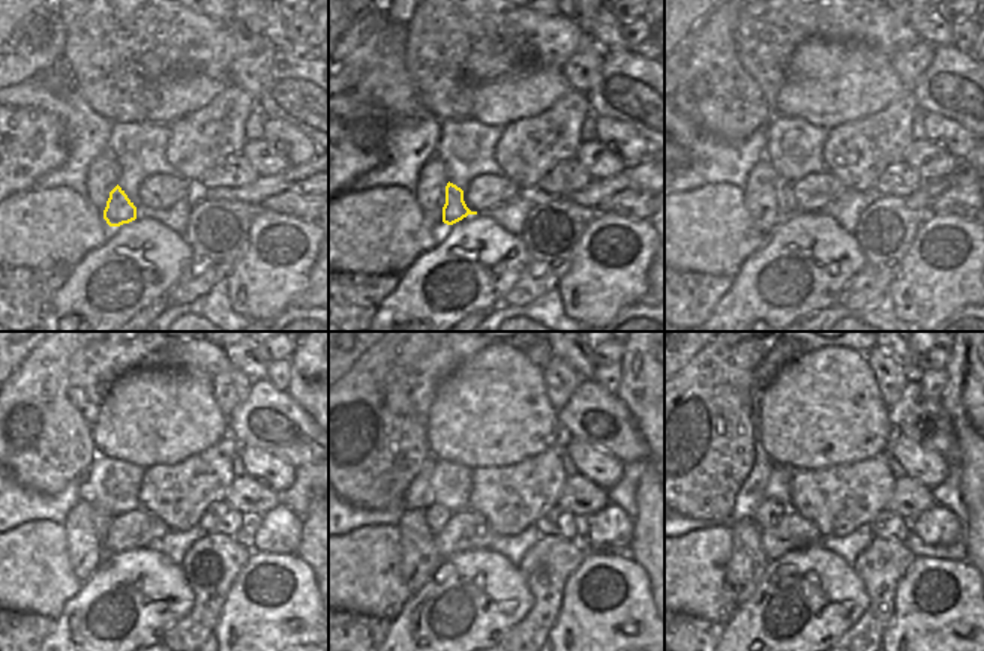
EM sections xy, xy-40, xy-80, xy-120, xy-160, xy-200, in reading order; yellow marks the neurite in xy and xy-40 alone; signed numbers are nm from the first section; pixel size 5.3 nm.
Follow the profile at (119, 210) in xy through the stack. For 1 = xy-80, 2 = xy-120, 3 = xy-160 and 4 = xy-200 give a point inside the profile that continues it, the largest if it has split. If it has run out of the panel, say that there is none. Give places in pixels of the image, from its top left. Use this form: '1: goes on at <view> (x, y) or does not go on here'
1: goes on at xy-80 (783, 195)
2: goes on at xy-120 (102, 519)
3: goes on at xy-160 (437, 516)
4: goes on at xy-200 (770, 512)

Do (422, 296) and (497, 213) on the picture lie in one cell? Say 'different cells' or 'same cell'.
different cells

